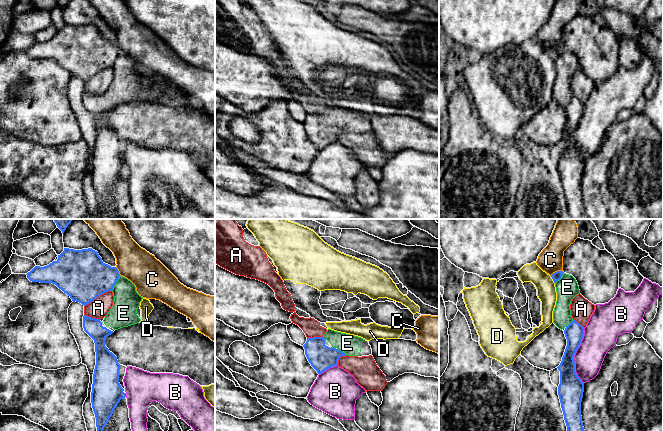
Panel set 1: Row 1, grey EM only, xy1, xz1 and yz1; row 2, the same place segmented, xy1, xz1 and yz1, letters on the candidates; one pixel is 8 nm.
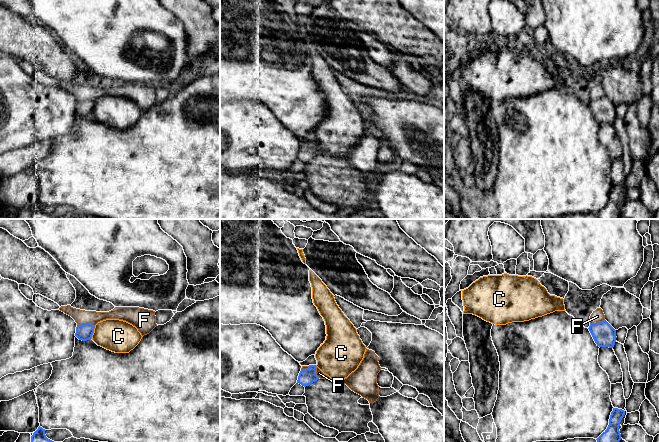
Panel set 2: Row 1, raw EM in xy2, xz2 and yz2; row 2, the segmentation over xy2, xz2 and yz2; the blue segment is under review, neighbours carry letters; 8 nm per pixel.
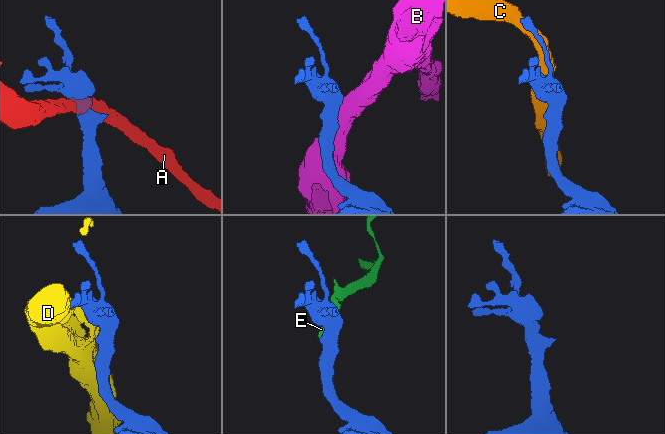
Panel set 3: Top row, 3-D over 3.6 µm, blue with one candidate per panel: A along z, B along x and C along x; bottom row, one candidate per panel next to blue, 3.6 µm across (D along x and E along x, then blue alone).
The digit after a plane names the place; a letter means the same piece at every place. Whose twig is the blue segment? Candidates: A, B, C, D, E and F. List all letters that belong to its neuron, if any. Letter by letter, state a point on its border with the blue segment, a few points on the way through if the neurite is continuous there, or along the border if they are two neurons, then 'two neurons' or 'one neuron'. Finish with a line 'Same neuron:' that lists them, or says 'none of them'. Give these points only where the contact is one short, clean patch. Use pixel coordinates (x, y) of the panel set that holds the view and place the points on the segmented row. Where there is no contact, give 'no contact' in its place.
A: xy1 (97, 296) | two neurons
B: yz1 (573, 356) | two neurons
C: xy2 (93, 332) | two neurons
D: yz1 (553, 280) | two neurons
E: xy1 (115, 283) | one neuron
F: xy2 (86, 324) | along xy2 (77, 324), (92, 324), (94, 326) | two neurons
Same neuron: E

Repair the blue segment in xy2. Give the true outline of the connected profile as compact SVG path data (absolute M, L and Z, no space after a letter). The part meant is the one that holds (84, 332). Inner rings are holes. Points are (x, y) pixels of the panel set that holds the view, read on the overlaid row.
M92 324L77 325L75 336L82 341L92 339L95 326Z

